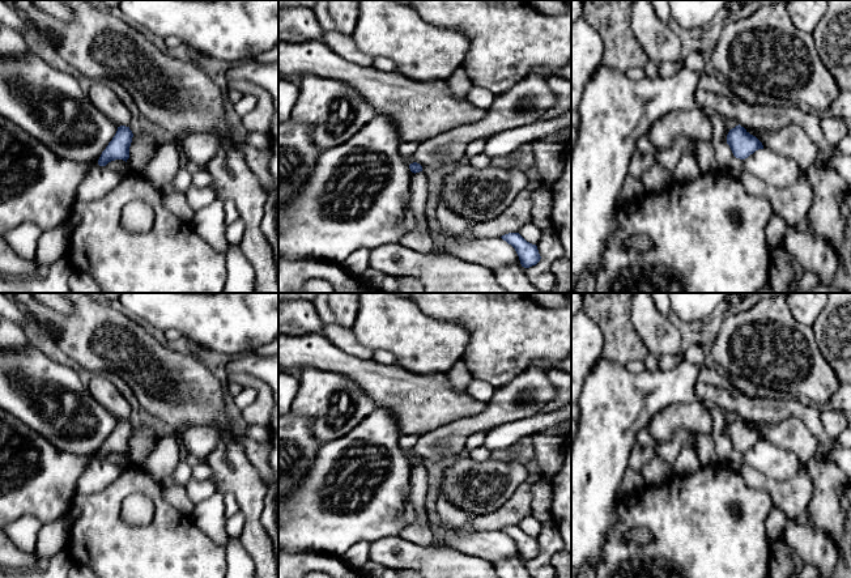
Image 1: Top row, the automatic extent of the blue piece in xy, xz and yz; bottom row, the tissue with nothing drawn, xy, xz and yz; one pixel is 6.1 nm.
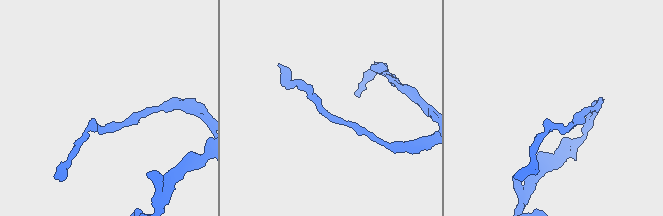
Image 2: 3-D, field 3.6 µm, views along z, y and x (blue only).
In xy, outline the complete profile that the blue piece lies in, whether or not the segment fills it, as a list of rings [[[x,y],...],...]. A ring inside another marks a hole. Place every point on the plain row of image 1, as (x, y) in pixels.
[[[120,418],[112,433],[108,435],[106,442],[102,445],[98,458],[106,459],[108,455],[115,452],[123,452],[127,455],[129,451],[129,439],[132,435],[133,426],[129,420]]]

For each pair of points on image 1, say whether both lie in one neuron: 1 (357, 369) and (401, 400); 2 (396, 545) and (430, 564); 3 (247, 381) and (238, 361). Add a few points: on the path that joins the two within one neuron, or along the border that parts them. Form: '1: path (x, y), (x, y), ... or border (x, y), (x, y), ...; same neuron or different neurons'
1: path (367, 374), (391, 390); same neuron
2: path (404, 553), (422, 560); same neuron
3: border (229, 373), (249, 373), (264, 383); different neurons

